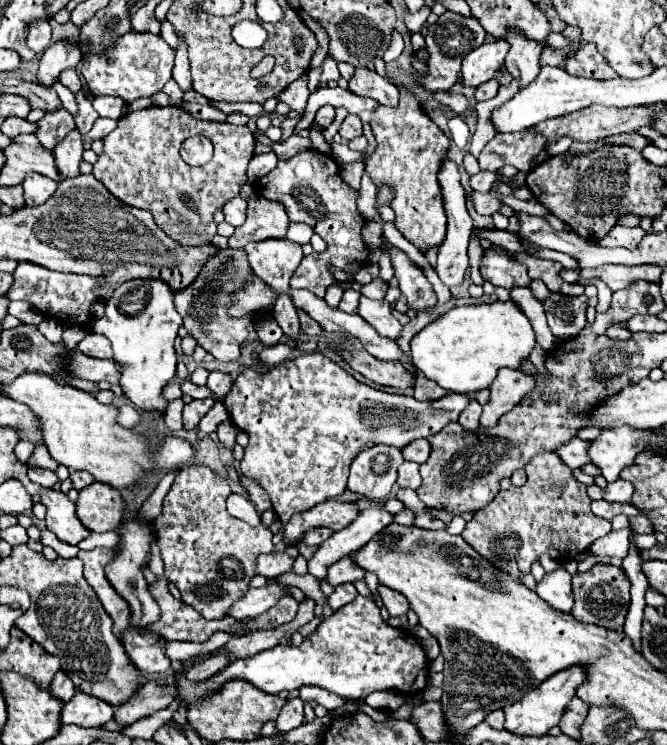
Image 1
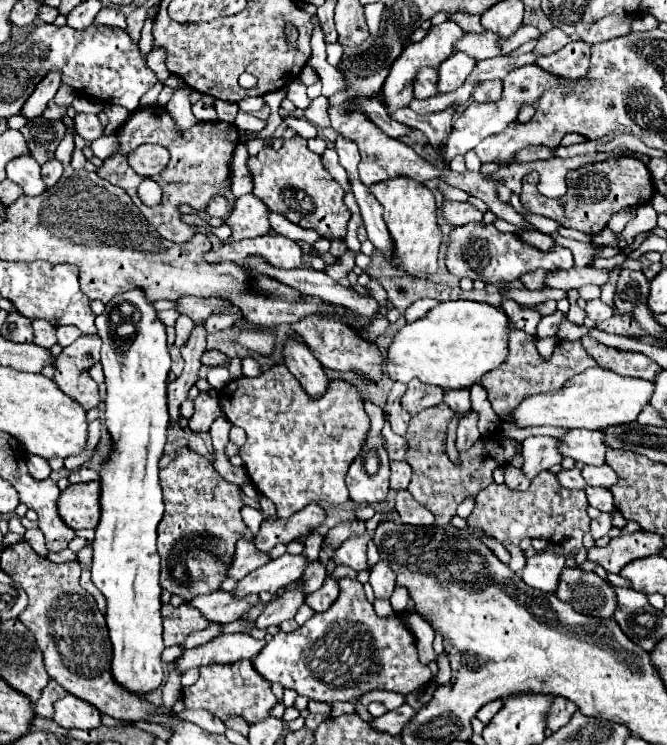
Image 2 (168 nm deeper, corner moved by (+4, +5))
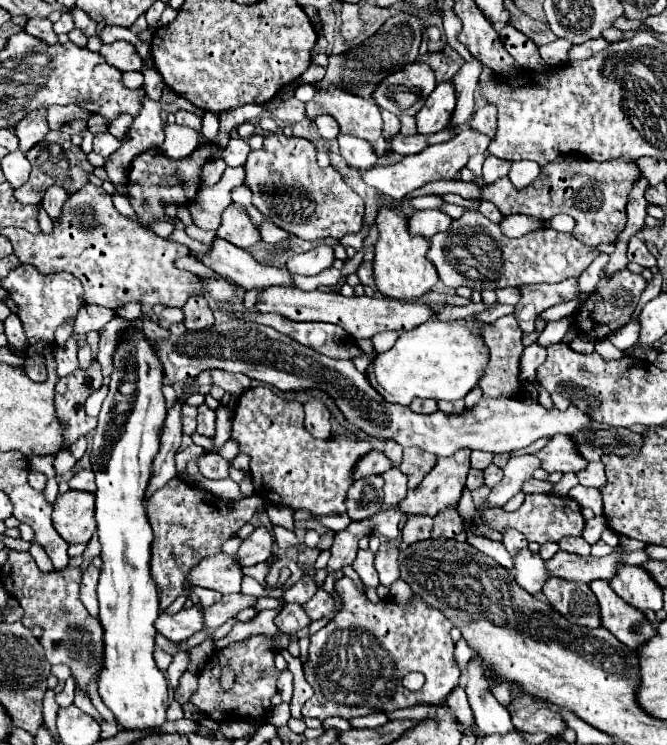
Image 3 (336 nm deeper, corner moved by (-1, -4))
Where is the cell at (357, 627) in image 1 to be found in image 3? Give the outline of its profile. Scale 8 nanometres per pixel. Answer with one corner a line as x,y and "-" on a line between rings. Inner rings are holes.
349,577
335,581
335,591
341,597
341,609
317,633
311,635
309,657
303,663
305,679
313,687
313,697
303,705
303,717
363,717
377,711
391,713
417,703
443,703
445,697
459,685
461,671
453,661
451,621
425,601
415,597
415,605
401,607
391,599
371,603
-
411,671
425,675
425,685
419,691
403,687
403,677

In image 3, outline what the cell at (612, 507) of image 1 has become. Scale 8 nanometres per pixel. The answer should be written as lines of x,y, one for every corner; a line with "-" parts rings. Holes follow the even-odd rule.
575,485
569,491
569,497
573,497
575,501
579,501
581,507
589,507
593,509
595,515
603,515
603,499
599,489
591,489
591,487
583,487
583,485

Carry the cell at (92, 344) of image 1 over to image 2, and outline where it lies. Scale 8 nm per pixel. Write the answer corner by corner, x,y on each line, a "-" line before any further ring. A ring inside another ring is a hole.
80,336
76,342
66,346
54,362
54,382
64,394
82,404
84,410
100,404
98,384
88,374
88,368
100,362
100,346
102,340
98,336

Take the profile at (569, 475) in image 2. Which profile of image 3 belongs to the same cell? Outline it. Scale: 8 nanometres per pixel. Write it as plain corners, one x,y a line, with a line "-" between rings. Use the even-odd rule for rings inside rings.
533,479
533,481
527,481
527,485
523,487
525,493
553,493
553,483
551,481
539,481
539,479

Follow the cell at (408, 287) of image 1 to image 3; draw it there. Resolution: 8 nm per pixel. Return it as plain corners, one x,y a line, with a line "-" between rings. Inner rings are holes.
343,133
337,137
337,141
339,141
339,153
349,167
357,171
367,171
377,163
375,151
367,141
353,135
343,135

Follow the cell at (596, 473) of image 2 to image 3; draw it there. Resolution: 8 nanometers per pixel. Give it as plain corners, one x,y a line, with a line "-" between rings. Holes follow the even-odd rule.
595,461
595,463
589,463
587,469
579,471
579,483
585,485
585,487
595,487
595,489
601,489
607,485
607,477
605,477
605,471
603,471
603,463
601,461

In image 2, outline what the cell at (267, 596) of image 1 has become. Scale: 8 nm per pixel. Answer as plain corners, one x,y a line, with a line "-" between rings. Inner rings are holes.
210,592
210,594
202,594
202,596
194,596
190,606
200,610
208,622
224,624
224,622
240,620
240,616
256,602
258,602
256,594
252,594
244,600
234,600
234,596
230,596
230,592

